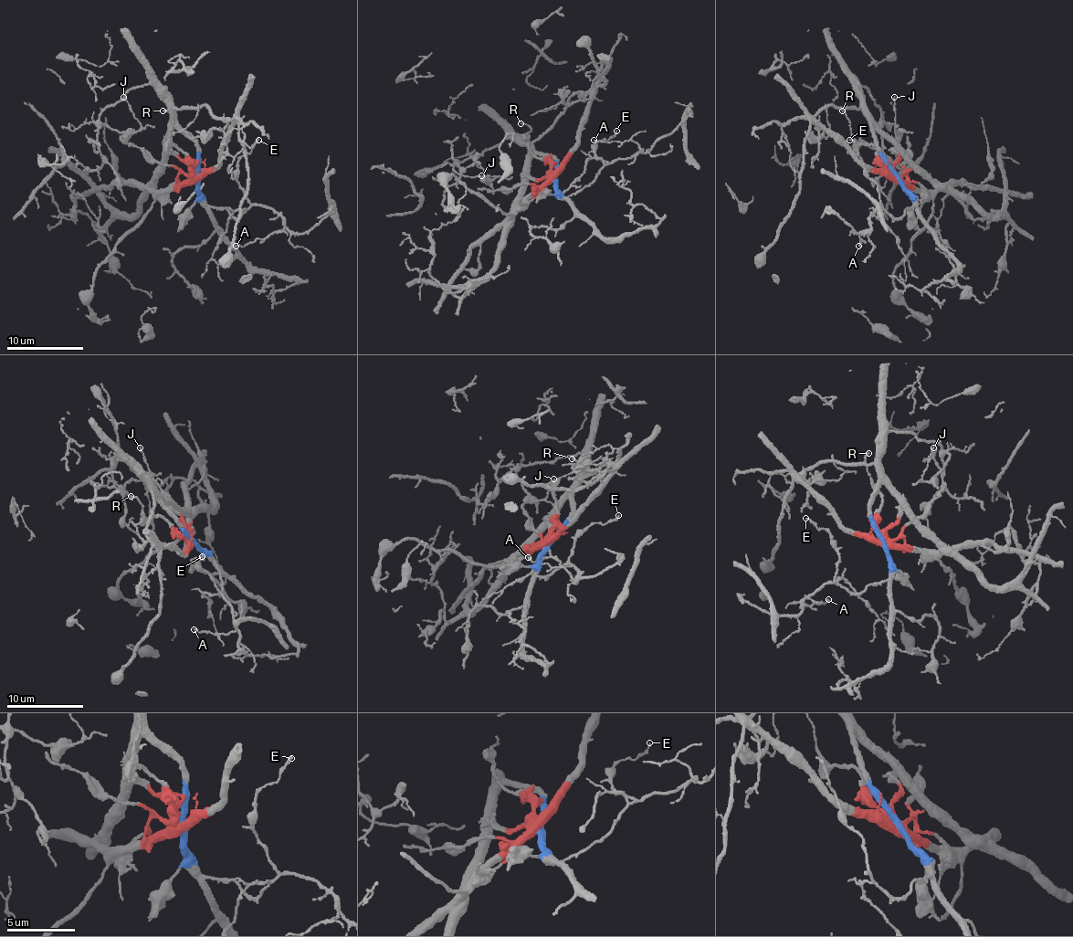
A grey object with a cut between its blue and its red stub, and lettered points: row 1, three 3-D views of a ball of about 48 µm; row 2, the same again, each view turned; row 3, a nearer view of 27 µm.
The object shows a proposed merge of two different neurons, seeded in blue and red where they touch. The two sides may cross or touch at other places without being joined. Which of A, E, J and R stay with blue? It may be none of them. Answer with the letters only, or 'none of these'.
A, E, J

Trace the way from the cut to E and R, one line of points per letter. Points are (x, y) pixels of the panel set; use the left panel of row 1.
E: (195, 177), (195, 187), (208, 205), (224, 206), (237, 218), (249, 206), (239, 185), (237, 163), (258, 139)
R: (195, 177), (189, 158), (170, 142), (172, 114), (163, 110)

